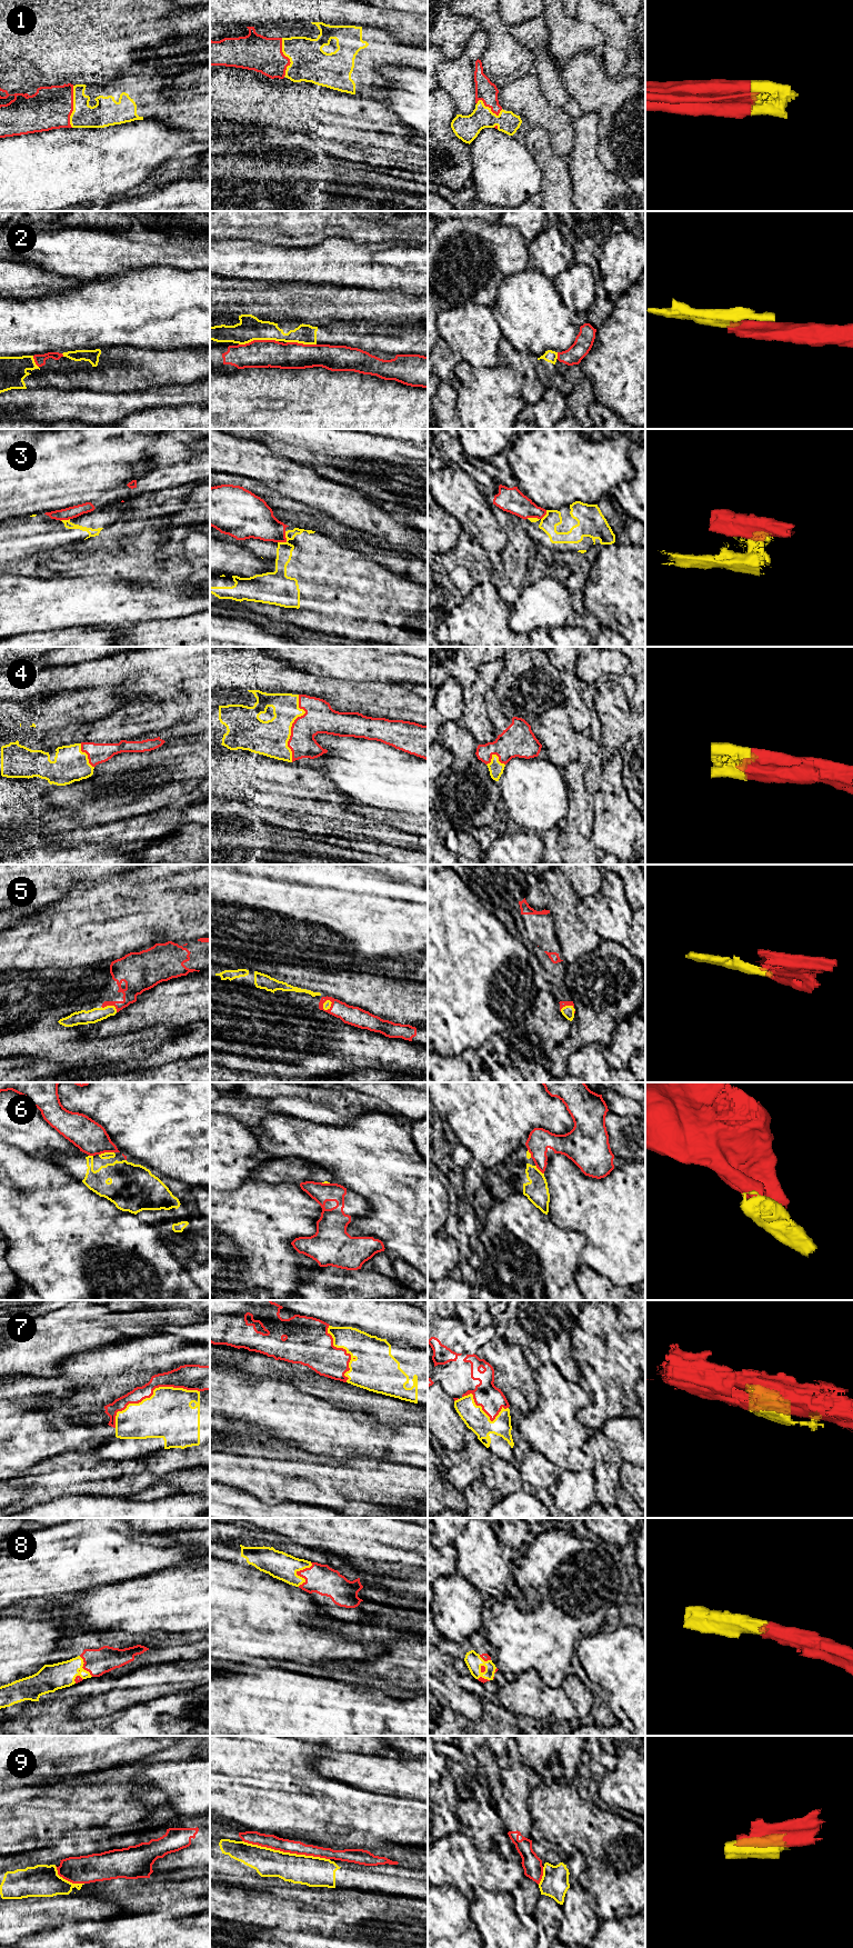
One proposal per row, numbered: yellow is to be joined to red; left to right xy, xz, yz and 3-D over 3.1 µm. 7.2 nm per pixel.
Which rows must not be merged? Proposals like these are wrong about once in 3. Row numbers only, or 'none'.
2, 3, 6, 7, 9

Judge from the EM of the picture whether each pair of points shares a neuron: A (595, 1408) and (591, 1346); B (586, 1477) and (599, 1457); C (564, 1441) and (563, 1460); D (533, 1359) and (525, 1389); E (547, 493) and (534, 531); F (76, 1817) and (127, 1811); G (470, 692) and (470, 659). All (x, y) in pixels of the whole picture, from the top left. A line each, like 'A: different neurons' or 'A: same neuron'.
A: same neuron
B: different neurons
C: same neuron
D: different neurons
E: different neurons
F: same neuron
G: different neurons

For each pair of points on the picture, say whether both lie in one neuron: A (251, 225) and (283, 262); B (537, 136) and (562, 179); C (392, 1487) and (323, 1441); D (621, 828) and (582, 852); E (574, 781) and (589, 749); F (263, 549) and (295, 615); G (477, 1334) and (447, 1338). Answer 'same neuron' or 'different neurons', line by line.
A: different neurons
B: same neuron
C: different neurons
D: different neurons
E: different neurons
F: same neuron
G: different neurons

